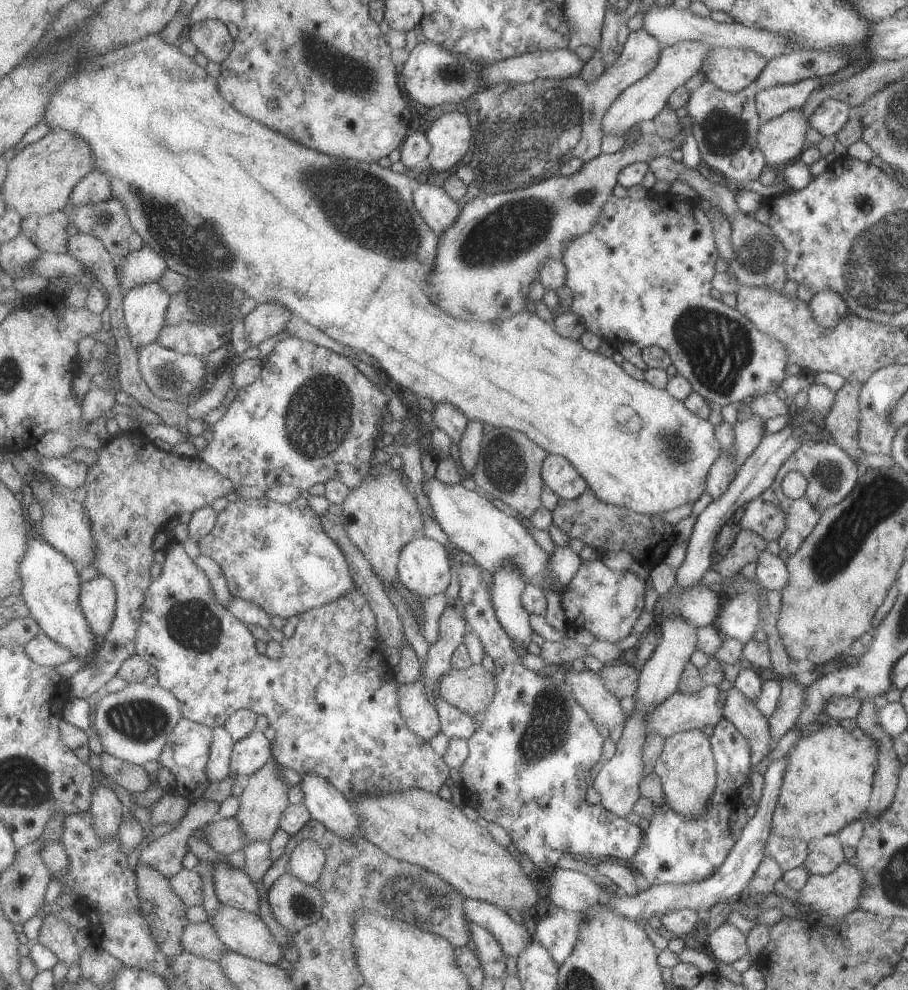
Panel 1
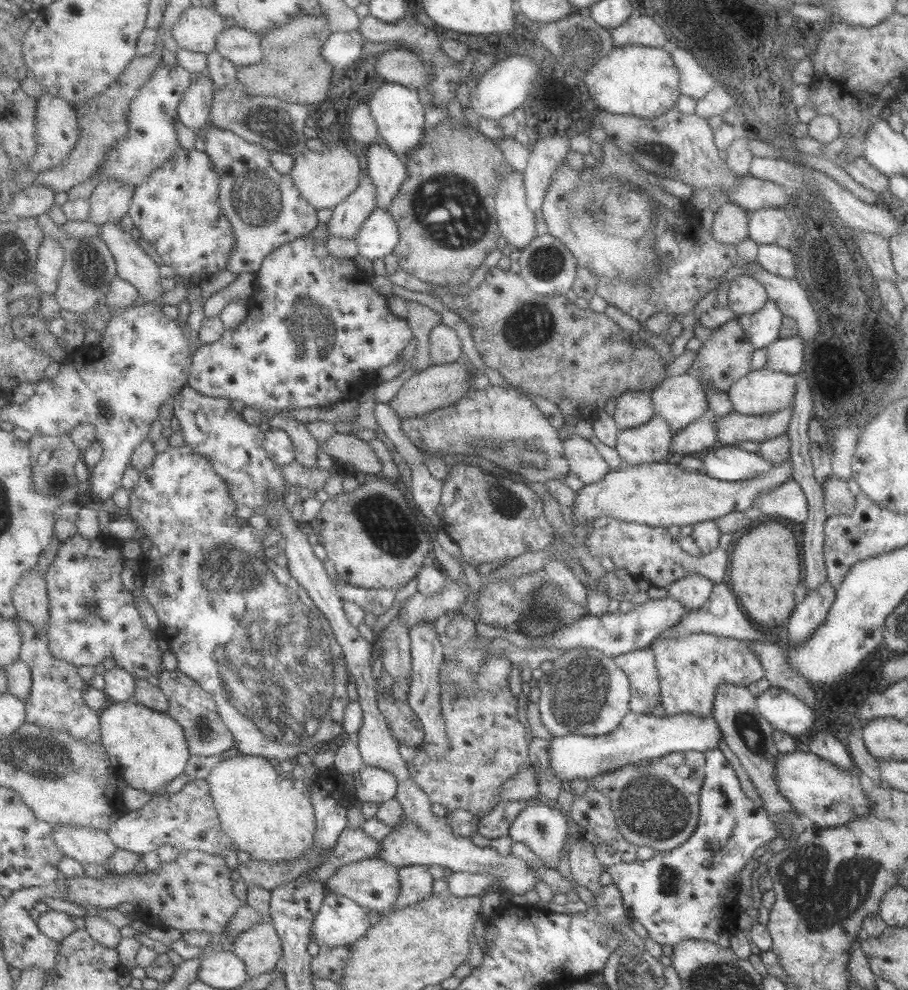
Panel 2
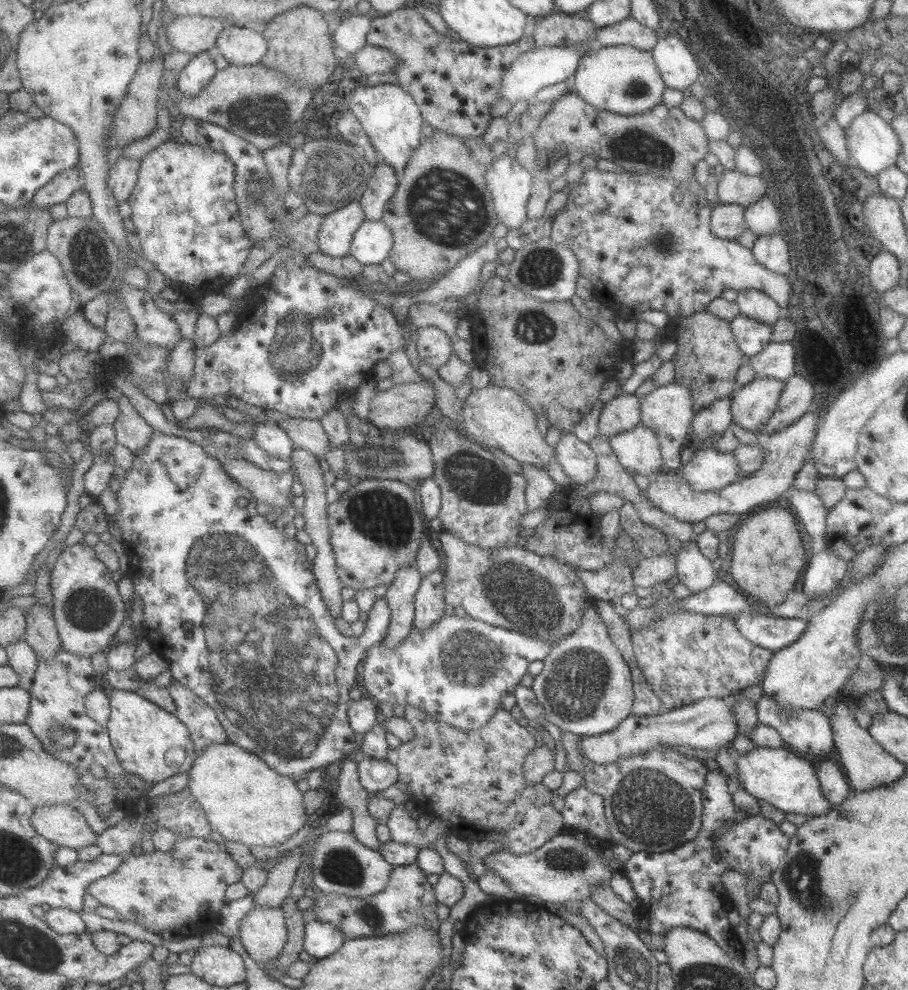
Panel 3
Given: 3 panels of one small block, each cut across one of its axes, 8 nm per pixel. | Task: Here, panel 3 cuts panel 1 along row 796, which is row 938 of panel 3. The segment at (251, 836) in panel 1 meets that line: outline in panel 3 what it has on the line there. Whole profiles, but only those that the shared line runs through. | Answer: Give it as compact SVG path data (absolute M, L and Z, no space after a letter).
M257 905L255 911L242 921L241 939L247 951L261 965L277 960L289 944L291 932L289 931L289 915L284 907L264 908Z

